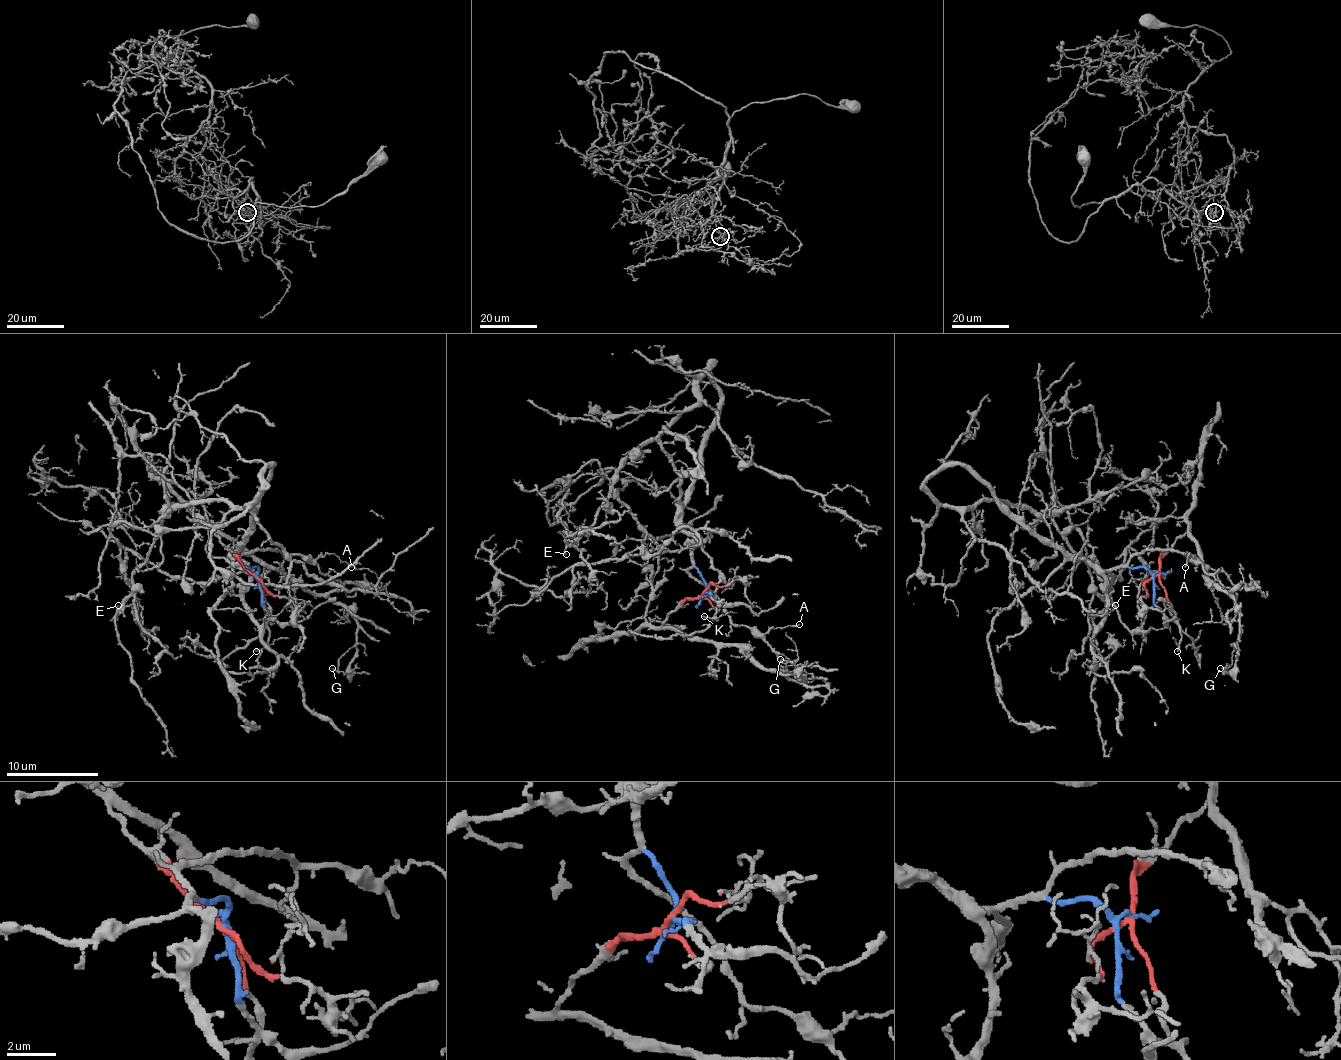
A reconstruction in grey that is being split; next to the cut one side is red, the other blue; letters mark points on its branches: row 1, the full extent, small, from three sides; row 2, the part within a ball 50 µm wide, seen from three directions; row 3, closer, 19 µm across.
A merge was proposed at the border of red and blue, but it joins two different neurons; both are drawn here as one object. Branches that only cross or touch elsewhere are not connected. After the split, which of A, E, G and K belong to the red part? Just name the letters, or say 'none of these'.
G, K

